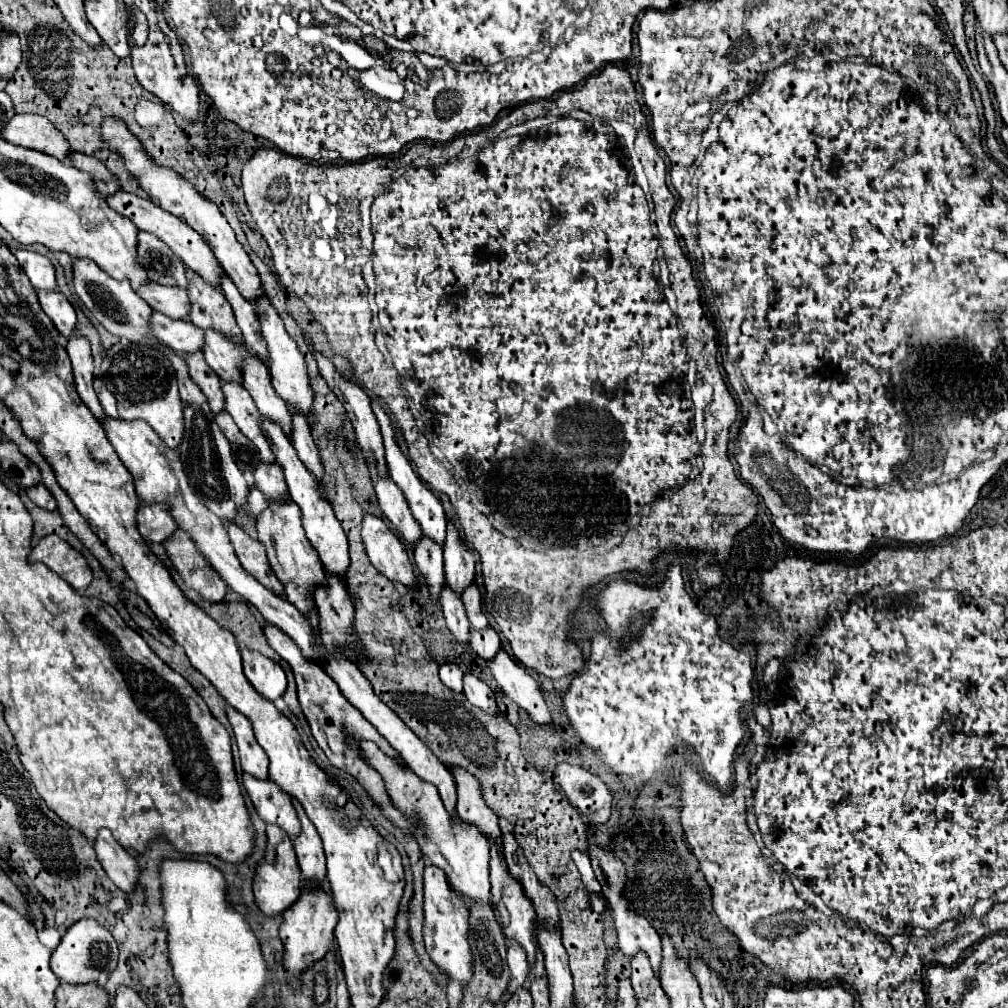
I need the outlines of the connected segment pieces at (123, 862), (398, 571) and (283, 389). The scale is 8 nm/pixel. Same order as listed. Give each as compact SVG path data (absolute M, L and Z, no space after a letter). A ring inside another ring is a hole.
M104 828L98 830L98 836L94 838L94 850L108 878L120 890L132 892L138 882L138 870L140 870L134 856L114 840L110 830Z
M364 514L362 520L362 542L372 566L386 578L396 580L404 586L416 586L416 576L406 552L406 546L378 516Z
M266 296L254 300L252 304L254 304L254 310L256 310L258 320L260 320L260 326L262 326L262 338L264 338L266 344L268 344L268 370L270 370L270 376L272 376L274 390L278 392L280 398L284 398L284 400L288 402L288 406L300 408L306 416L310 416L314 392L312 392L312 388L310 388L310 384L308 384L306 364L304 364L304 358L300 356L300 352L298 352L298 348L296 348L296 342L286 334L284 322L280 320L278 312L274 310L274 306L270 304L270 300L268 300Z

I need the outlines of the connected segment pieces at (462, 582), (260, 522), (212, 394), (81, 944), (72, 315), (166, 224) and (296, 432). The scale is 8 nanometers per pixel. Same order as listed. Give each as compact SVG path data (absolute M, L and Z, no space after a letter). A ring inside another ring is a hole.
M450 522L444 542L444 574L446 574L446 584L458 596L462 596L462 592L474 582L474 556L460 540L458 530Z
M286 496L284 500L268 500L268 502L270 506L262 510L262 514L258 514L256 518L258 542L264 544L268 562L276 572L276 576L280 578L280 582L284 584L288 602L292 602L294 606L298 606L302 614L306 614L314 608L312 598L314 588L326 584L322 562L318 562L318 554L314 554L314 548L310 546L310 540L302 530L302 512L298 510L298 506L294 506L294 502L290 502L290 496Z
M198 350L198 354L182 354L182 358L186 358L188 370L190 370L190 378L194 380L194 384L204 392L204 396L208 398L208 404L212 408L212 412L220 412L222 410L222 390L220 390L220 378L210 370L210 366L206 366L202 352Z
M88 918L78 920L76 924L72 924L66 930L66 934L62 936L60 944L56 946L56 950L52 952L52 958L50 958L52 972L56 974L56 978L60 982L66 982L66 984L98 982L102 970L106 974L112 974L114 968L116 968L116 964L118 964L118 946L116 946L116 940L96 920L88 920Z
M38 290L38 300L42 310L48 314L48 318L54 322L58 332L64 338L70 338L76 330L76 312L72 304L64 298L62 292L44 292Z
M118 190L116 194L106 196L106 202L108 202L118 214L128 216L128 218L134 222L134 226L138 226L138 230L150 232L150 234L158 236L162 242L166 242L166 246L168 246L186 266L190 266L196 274L200 274L208 284L218 286L218 278L220 278L220 274L222 274L222 268L220 268L218 260L214 258L210 246L206 246L206 242L202 242L202 238L196 234L196 230L190 230L190 226L186 226L180 218L174 218L174 214L162 210L156 202L146 200L146 198L138 198L136 194L128 194L128 192Z
M290 408L290 414L292 414L292 418L294 418L294 430L290 432L290 440L292 440L292 444L296 446L296 452L298 452L300 460L306 464L306 468L308 468L308 470L316 476L316 480L320 482L320 476L322 476L320 468L322 468L322 464L318 462L320 458L318 458L316 444L314 444L314 440L312 440L312 436L310 436L308 420L306 420L306 416L304 416L302 412L298 412L298 410L292 410L292 408Z

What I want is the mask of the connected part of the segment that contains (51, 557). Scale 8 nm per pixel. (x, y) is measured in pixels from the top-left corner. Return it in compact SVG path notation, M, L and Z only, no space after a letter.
M56 534L38 540L38 544L30 550L28 560L46 564L60 578L64 578L76 592L84 592L92 580L92 570L88 568L84 556Z

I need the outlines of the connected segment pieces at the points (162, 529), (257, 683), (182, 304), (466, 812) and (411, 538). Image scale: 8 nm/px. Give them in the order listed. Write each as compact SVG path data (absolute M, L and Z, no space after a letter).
M140 504L138 508L138 532L146 542L164 542L172 536L172 532L178 528L174 518L166 512L166 506L156 506L156 510L148 504Z
M242 652L244 674L250 684L256 688L260 696L274 702L286 692L286 674L278 662L258 654L258 652Z
M154 282L142 286L142 290L136 292L142 300L148 302L148 306L156 312L162 312L170 318L188 318L190 300L184 288L174 286L158 286Z
M458 768L454 770L454 780L458 786L458 804L456 804L458 818L462 818L462 822L470 822L472 826L478 826L478 830L482 830L486 838L498 842L498 852L502 852L498 818L494 816L492 810L486 808L478 780L466 770L458 770Z
M370 466L370 474L372 474L372 480L374 480L378 504L384 512L384 516L400 532L402 540L406 544L410 544L410 548L414 548L418 544L418 538L422 538L422 530L420 530L418 522L412 518L404 494L400 492L400 488L390 478L380 480L380 476L376 476L374 466Z

